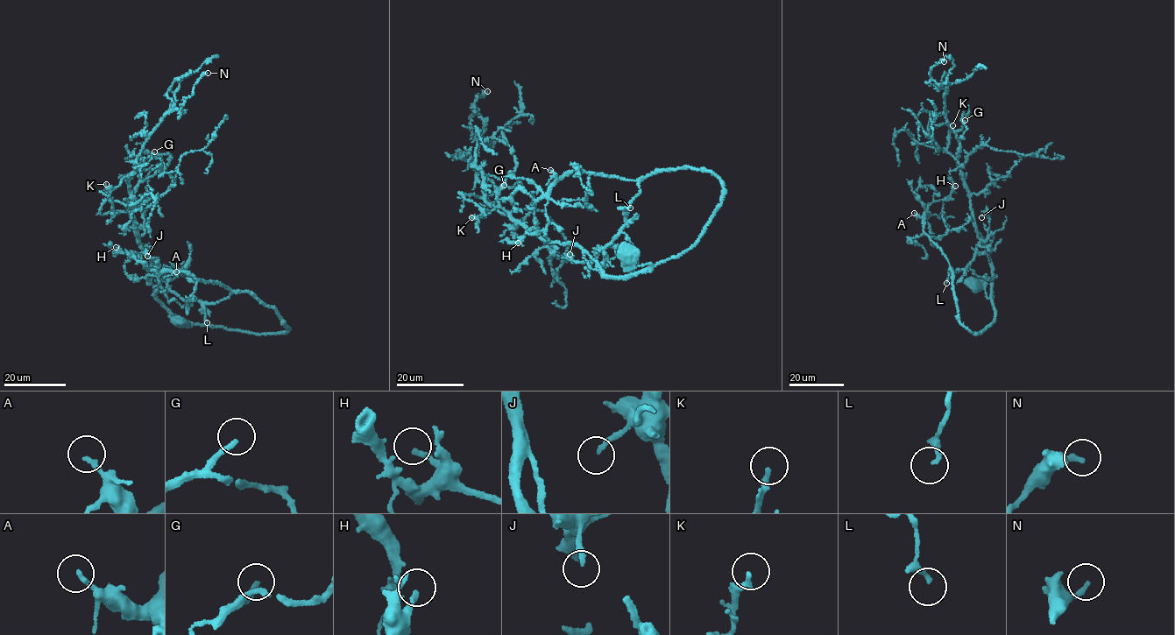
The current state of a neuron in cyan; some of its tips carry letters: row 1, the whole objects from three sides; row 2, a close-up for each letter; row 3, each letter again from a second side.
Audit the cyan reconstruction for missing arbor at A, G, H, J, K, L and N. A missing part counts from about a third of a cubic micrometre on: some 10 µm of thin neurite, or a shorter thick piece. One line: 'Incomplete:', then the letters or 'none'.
Incomplete: G

